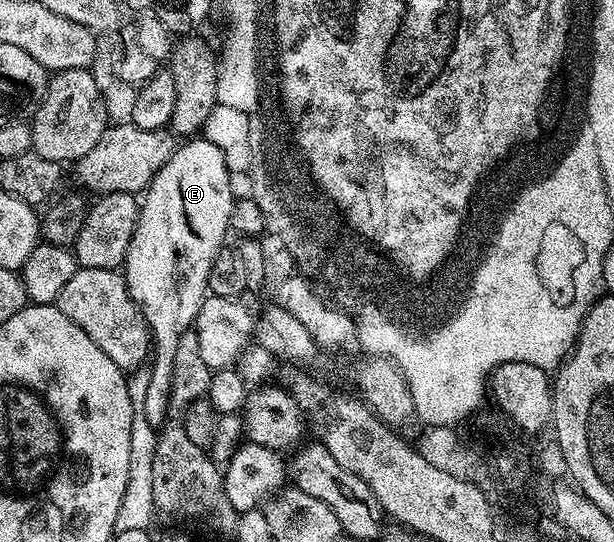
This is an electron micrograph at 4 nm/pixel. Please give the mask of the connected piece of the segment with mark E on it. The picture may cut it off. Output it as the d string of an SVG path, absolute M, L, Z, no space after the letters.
M194 137L183 145L175 146L165 165L156 173L140 199L136 229L128 245L124 274L128 293L142 308L146 324L150 326L156 348L152 353L151 381L145 396L145 417L155 428L161 428L170 411L170 386L175 386L174 358L183 346L186 330L193 328L200 313L202 302L208 296L209 273L217 253L227 242L226 230L234 215L234 187L224 153L204 137Z

